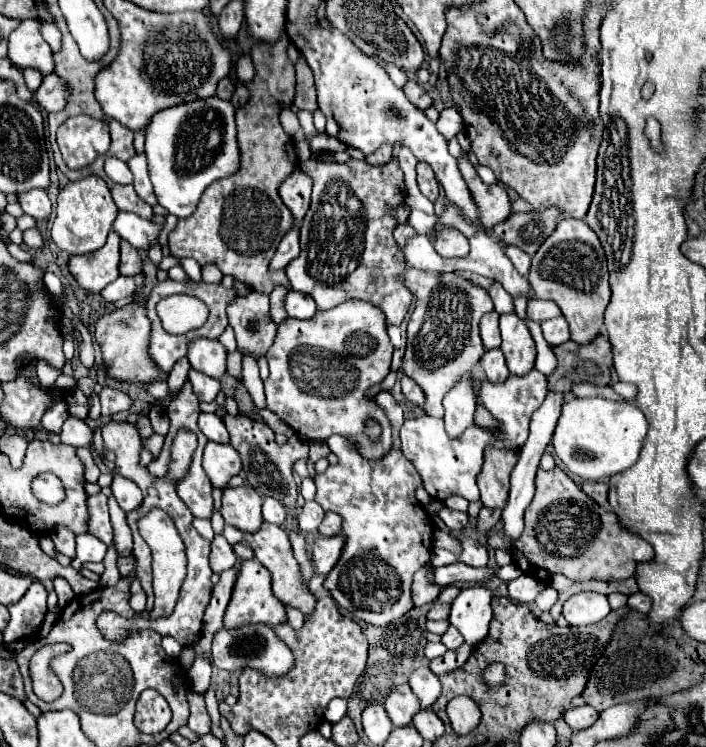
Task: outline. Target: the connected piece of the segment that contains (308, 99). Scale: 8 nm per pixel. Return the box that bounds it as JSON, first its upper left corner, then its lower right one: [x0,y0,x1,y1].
[294,53,318,111]

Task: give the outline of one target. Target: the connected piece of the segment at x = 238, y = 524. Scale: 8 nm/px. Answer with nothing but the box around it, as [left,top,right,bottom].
[222,487,262,533]

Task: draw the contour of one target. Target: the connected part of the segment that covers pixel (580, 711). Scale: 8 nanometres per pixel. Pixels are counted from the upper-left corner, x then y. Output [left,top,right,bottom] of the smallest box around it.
[564,705,598,731]

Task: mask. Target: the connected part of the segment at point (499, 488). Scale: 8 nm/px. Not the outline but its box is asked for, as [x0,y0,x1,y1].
[478,445,518,507]

